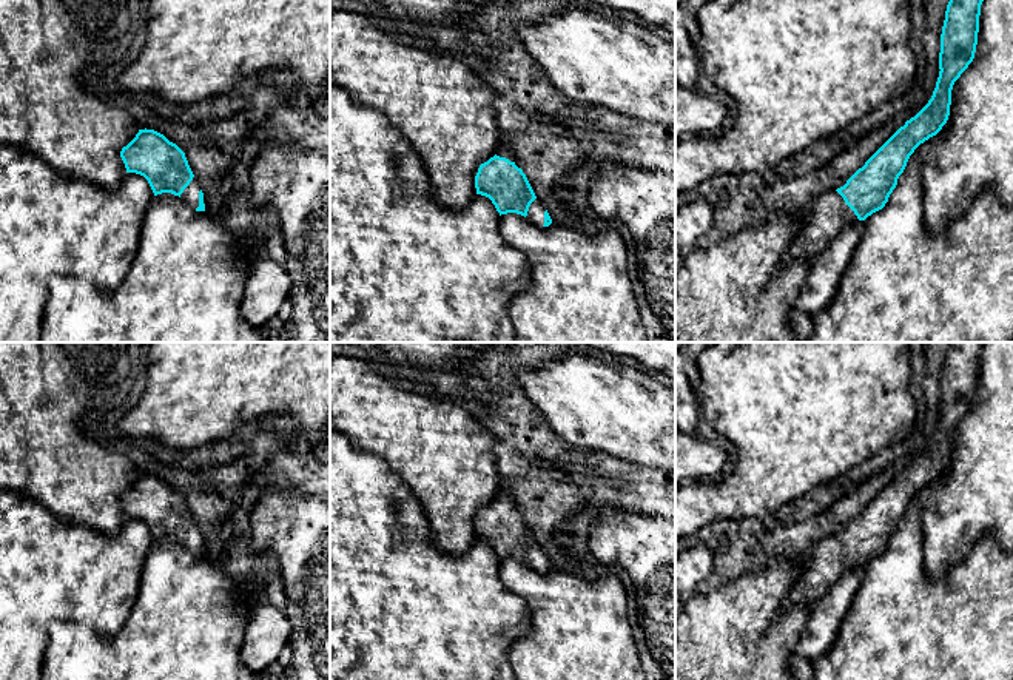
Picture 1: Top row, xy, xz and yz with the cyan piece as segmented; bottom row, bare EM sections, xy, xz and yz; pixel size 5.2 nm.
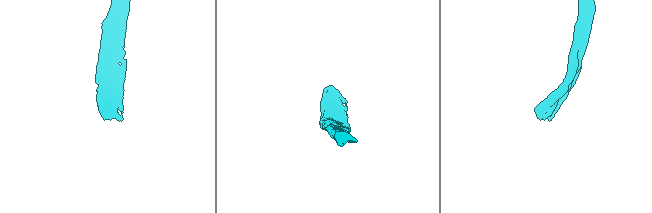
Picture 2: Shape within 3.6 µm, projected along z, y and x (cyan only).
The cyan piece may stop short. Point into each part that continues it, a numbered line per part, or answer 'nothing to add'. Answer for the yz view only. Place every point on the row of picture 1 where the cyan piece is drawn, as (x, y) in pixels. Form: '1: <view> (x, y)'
1: yz (828, 216)

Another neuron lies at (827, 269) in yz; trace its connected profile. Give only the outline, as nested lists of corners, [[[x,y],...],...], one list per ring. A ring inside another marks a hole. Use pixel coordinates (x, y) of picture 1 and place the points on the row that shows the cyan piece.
[[[865,220],[846,227],[820,254],[811,261],[803,291],[794,308],[814,315],[825,310],[836,298],[842,276],[865,231]]]

